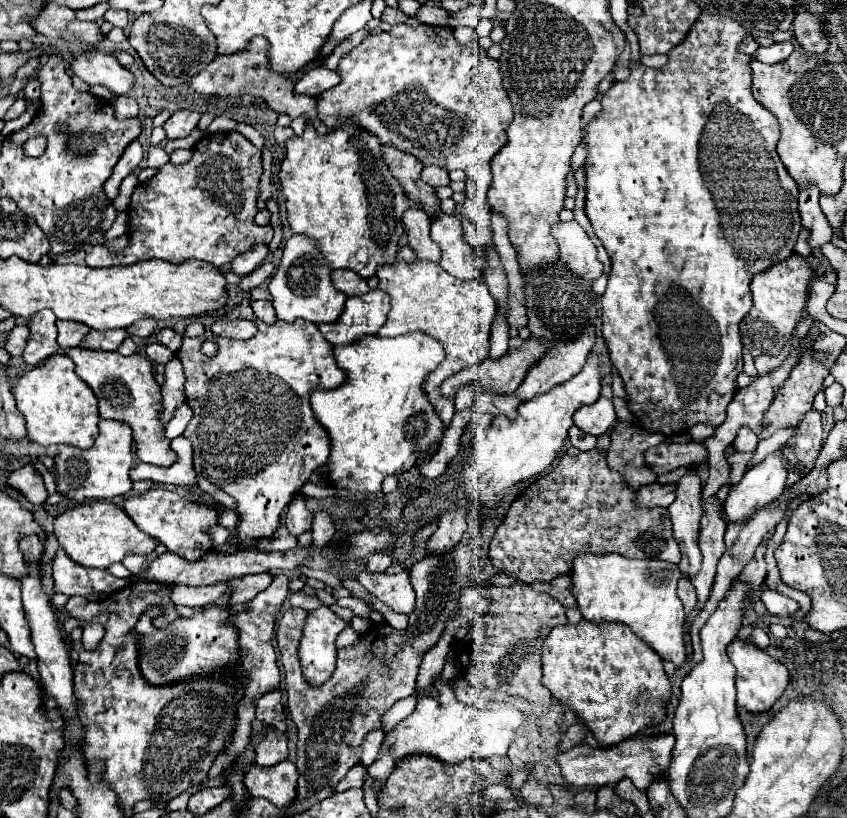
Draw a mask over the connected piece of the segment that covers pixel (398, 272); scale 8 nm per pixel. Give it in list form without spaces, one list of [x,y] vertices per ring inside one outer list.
[[[417,260],[415,264],[397,262],[393,266],[381,266],[377,272],[377,278],[379,278],[379,288],[391,296],[389,318],[377,334],[391,338],[391,336],[423,330],[423,334],[429,334],[431,338],[437,338],[443,344],[445,360],[433,372],[427,374],[423,382],[423,392],[427,394],[427,400],[433,404],[443,424],[449,426],[455,406],[437,404],[437,402],[445,402],[445,398],[439,392],[439,386],[447,376],[463,368],[471,368],[483,358],[487,358],[489,332],[497,312],[497,304],[491,298],[487,284],[455,280],[439,264],[429,264],[421,260]]]

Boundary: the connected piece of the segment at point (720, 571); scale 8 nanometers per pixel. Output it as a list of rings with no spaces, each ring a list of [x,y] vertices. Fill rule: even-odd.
[[[773,502],[771,506],[755,512],[755,516],[751,516],[749,520],[743,520],[743,522],[737,522],[737,524],[729,524],[727,526],[727,534],[725,534],[725,546],[727,546],[727,552],[723,554],[723,558],[719,560],[717,564],[717,576],[715,576],[715,582],[713,582],[713,590],[711,590],[711,596],[709,600],[705,602],[705,606],[699,610],[699,614],[695,616],[695,620],[691,622],[691,640],[693,640],[693,660],[699,662],[703,660],[703,654],[701,654],[701,644],[699,644],[699,630],[703,628],[703,624],[707,622],[707,616],[711,616],[711,612],[715,612],[715,604],[719,604],[719,600],[723,600],[723,596],[727,594],[727,588],[731,586],[731,580],[735,580],[735,576],[739,576],[743,572],[743,568],[747,566],[747,562],[753,558],[755,554],[755,548],[759,546],[759,542],[775,530],[775,526],[779,524],[779,520],[785,516],[787,512],[787,506],[777,506],[777,502]]]

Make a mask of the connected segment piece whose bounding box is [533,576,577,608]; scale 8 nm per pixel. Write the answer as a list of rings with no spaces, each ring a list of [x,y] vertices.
[[[559,576],[549,584],[535,582],[533,590],[545,592],[549,596],[555,596],[555,600],[559,600],[565,608],[575,608],[577,606],[577,602],[573,600],[573,594],[571,594],[571,578],[569,576]]]

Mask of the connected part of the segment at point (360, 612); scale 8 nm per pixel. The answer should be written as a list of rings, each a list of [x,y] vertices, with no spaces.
[[[349,596],[349,598],[345,598],[345,606],[347,608],[351,608],[353,610],[353,614],[357,614],[357,616],[369,616],[369,608],[365,606],[365,602],[363,600],[359,600],[359,598],[355,598],[355,596]]]

